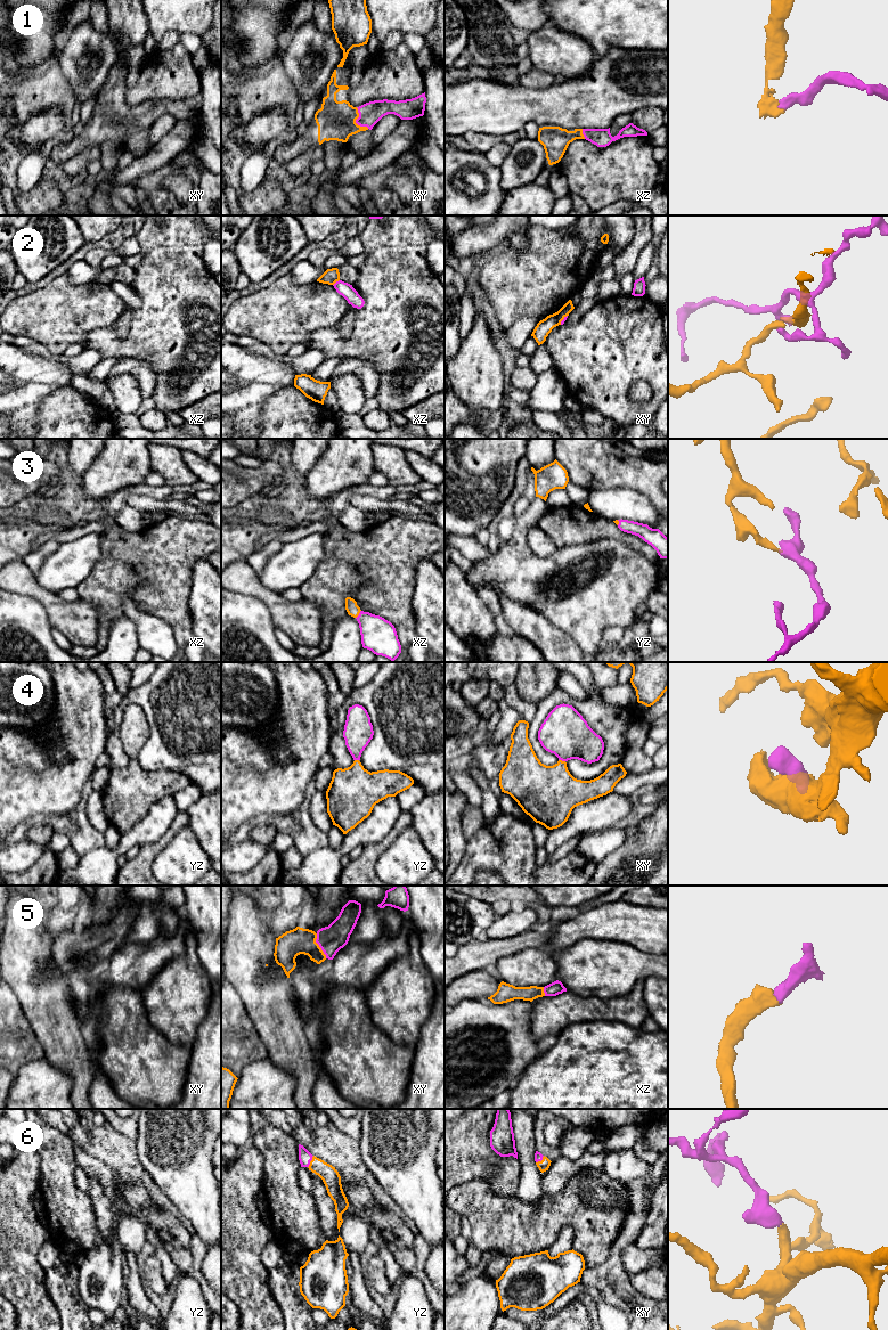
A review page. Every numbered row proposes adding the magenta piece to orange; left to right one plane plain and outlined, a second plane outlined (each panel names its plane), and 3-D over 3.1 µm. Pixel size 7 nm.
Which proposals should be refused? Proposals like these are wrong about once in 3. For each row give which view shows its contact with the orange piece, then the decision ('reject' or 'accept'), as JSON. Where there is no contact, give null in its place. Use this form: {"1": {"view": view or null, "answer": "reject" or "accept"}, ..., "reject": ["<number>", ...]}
{"1": {"view": "xy", "answer": "accept"}, "2": {"view": "xz", "answer": "reject"}, "3": {"view": "xz", "answer": "accept"}, "4": {"view": "xy", "answer": "accept"}, "5": {"view": "xy", "answer": "accept"}, "6": {"view": "yz", "answer": "accept"}, "reject": ["2"]}

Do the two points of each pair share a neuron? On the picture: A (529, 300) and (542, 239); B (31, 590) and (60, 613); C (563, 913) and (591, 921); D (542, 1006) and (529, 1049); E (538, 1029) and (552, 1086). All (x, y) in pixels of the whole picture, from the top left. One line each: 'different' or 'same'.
A: same
B: same
C: different
D: different
E: different

